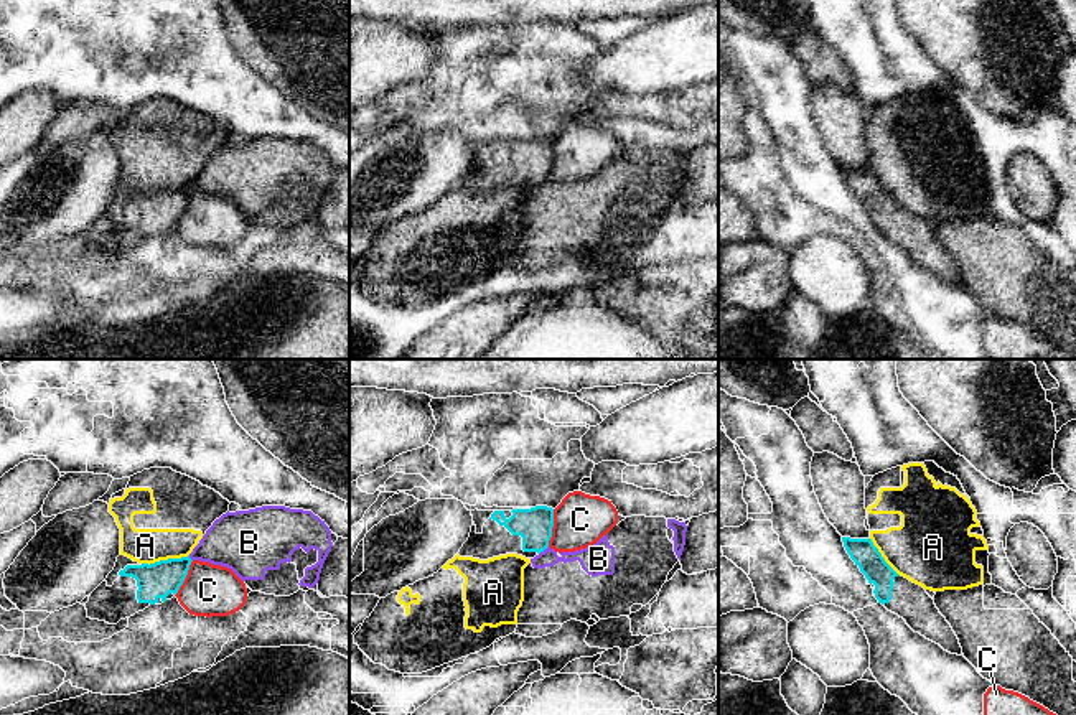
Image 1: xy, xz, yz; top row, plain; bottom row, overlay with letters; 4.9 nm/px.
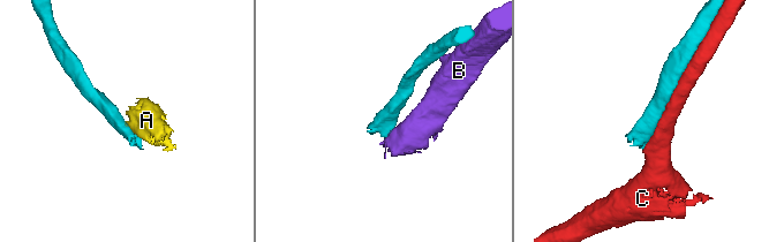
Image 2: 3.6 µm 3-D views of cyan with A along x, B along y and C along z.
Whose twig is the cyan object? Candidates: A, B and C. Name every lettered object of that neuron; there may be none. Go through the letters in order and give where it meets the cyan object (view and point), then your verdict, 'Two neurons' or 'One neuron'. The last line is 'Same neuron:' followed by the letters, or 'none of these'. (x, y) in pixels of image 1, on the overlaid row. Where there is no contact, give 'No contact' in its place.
A: Touches cyan at xy (165, 560). Two neurons
B: Touches cyan at xz (542, 551). Two neurons
C: Touches cyan at xz (552, 526). Two neurons
Same neuron: none of these

